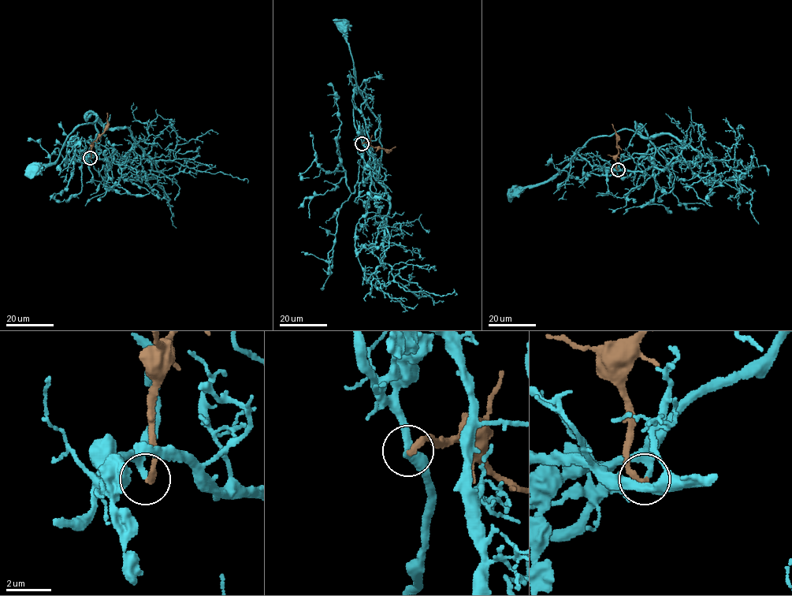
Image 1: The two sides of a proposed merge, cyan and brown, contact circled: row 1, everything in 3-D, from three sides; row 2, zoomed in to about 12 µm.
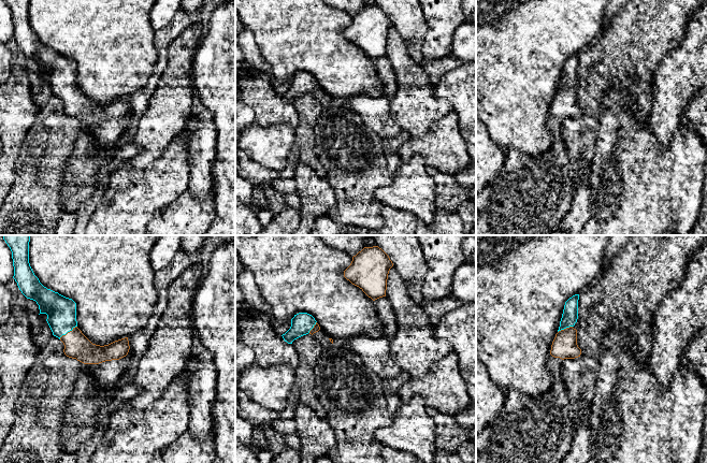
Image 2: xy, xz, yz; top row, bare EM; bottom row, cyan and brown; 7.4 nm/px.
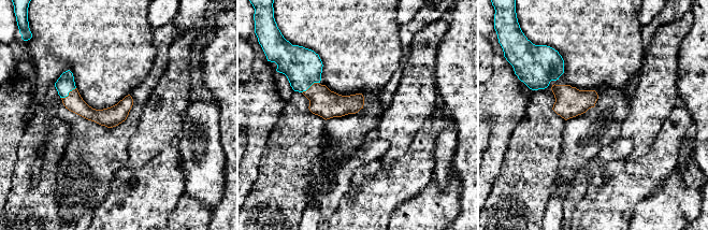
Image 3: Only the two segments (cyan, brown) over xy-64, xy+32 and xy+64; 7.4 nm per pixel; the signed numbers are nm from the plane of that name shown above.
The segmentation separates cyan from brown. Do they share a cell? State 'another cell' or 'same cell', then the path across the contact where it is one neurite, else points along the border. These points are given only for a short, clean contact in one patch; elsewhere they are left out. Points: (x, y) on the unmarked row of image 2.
same cell; runs through xy (61, 71), (61, 80), (68, 90), (77, 105)

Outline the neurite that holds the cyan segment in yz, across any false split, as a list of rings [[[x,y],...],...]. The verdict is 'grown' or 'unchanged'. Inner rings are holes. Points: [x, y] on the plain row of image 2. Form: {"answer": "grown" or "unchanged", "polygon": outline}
{"answer": "grown", "polygon": [[[575,54],[565,61],[560,86],[550,110],[554,117],[575,118],[581,114],[577,104],[577,89],[573,87],[578,78],[578,59],[579,54]]]}

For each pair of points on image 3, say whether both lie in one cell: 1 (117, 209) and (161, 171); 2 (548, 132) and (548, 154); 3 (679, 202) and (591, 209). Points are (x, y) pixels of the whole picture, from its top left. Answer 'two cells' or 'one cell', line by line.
1: one cell
2: one cell
3: two cells

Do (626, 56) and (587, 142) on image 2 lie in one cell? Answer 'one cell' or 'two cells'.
one cell

